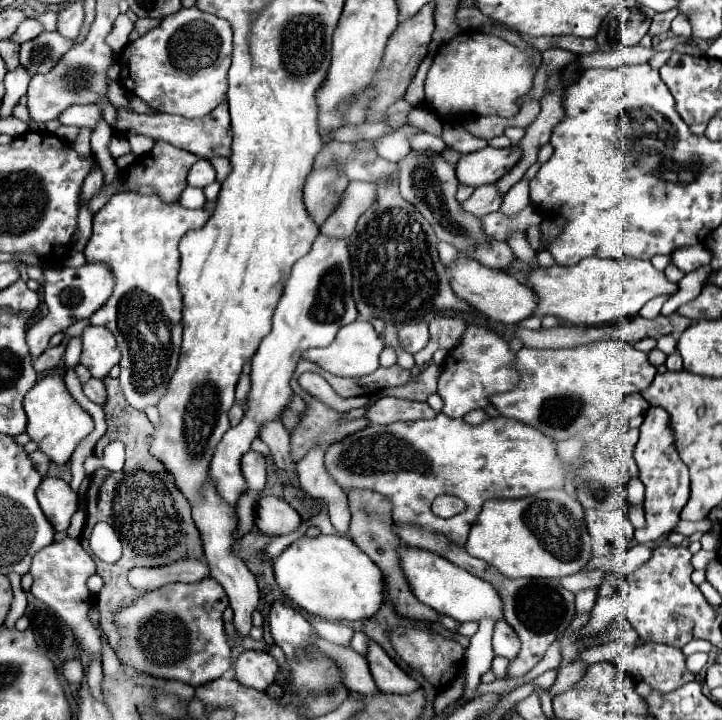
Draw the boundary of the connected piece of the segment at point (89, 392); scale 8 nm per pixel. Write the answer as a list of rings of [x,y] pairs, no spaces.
[[[92,377],[88,383],[82,385],[82,389],[84,389],[84,393],[86,393],[86,397],[88,397],[90,401],[94,401],[94,403],[98,403],[98,405],[104,403],[106,395],[104,395],[104,381],[102,381],[102,379],[94,379],[94,377]]]

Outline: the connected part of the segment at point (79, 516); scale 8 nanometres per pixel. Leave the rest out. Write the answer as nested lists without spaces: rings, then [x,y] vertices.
[[[78,509],[76,513],[74,513],[74,517],[72,517],[72,525],[70,525],[70,529],[66,531],[70,537],[74,537],[74,539],[78,539],[80,537],[80,533],[82,533],[82,527],[84,527],[84,521],[86,521],[86,513],[82,511],[82,509]]]

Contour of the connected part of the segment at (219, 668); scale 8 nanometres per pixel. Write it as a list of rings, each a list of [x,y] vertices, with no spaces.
[[[210,577],[200,583],[170,583],[148,591],[116,613],[116,623],[122,633],[120,659],[136,671],[176,679],[192,687],[222,677],[232,667],[232,647],[224,635],[222,621],[226,605],[226,591]]]

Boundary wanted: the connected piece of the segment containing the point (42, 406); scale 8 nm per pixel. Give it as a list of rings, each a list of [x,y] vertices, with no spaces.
[[[46,375],[38,379],[24,397],[24,411],[28,415],[26,433],[32,437],[32,441],[40,445],[40,451],[46,453],[48,459],[58,465],[66,463],[72,451],[76,449],[78,441],[84,439],[94,429],[92,417],[70,395],[62,375]]]

